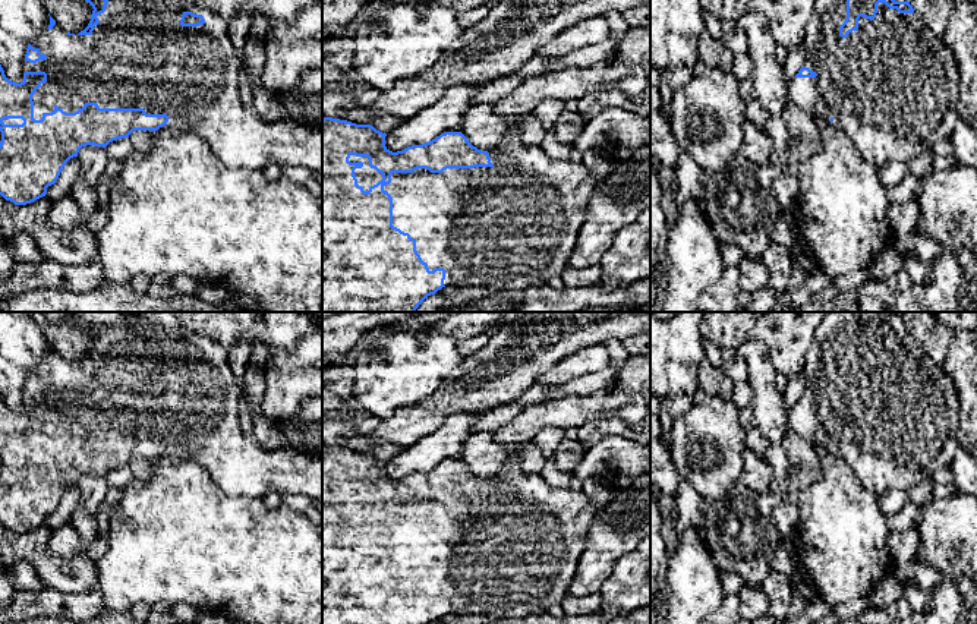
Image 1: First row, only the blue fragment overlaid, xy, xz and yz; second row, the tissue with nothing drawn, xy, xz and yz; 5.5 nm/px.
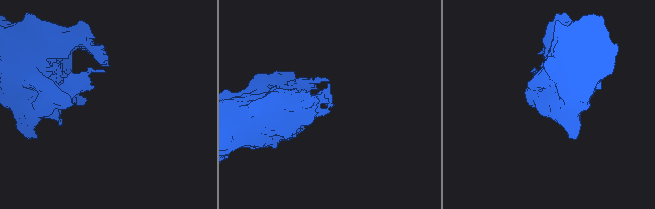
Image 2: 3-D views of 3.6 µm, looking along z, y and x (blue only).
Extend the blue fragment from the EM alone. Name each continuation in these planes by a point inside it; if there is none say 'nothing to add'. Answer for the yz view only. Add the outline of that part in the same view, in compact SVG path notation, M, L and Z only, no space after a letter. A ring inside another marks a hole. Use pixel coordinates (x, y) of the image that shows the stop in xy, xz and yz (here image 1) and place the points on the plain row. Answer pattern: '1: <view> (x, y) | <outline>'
1: yz (892, 413) | M831 312L823 318L819 327L814 331L814 338L806 353L804 362L804 375L806 375L806 388L804 395L816 400L816 406L794 406L788 410L787 426L790 431L810 439L816 447L832 453L835 457L845 460L855 475L858 476L863 486L876 495L880 495L891 489L908 491L917 483L932 479L933 475L943 466L951 464L959 444L962 442L959 435L959 403L955 391L955 384L946 375L943 365L936 363L930 354L914 340L914 341L899 341L896 337L889 337L885 331L877 333L877 341L873 349L860 344L858 357L848 362L847 366L839 363L839 354L847 347L847 325L848 324L892 324L895 330L907 330L901 315L889 315L888 312Z

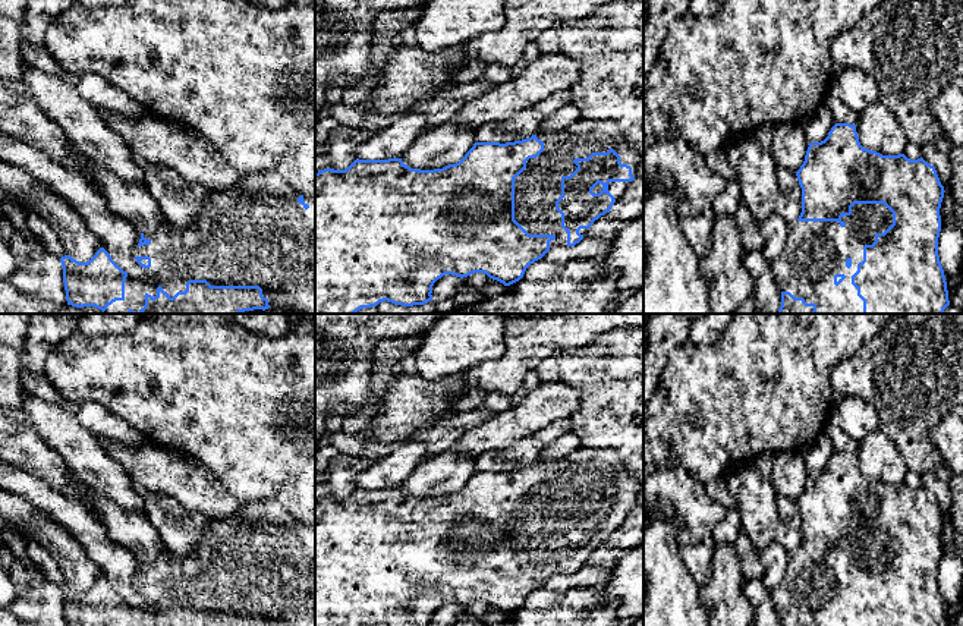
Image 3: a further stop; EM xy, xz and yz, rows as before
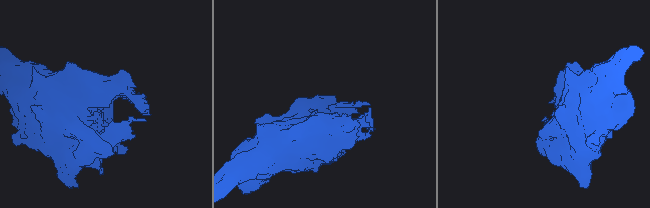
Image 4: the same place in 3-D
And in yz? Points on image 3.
1: yz (815, 579) | M855 532L841 550L799 550L789 554L787 572L772 591L781 620L794 626L859 626L852 613L863 575L893 553L884 532Z

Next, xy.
1: xy (255, 562) | M262 500L240 503L237 512L229 518L210 518L210 525L196 541L193 550L180 556L164 551L155 563L144 563L150 573L135 576L135 585L150 585L151 595L145 607L126 605L125 626L157 625L157 616L173 626L186 619L189 608L207 608L211 614L259 614L264 626L315 626L315 526L303 525L308 538L298 531L300 522L280 503Z

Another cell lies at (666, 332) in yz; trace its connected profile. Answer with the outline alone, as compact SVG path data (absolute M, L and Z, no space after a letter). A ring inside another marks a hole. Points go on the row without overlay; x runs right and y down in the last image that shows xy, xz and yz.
M654 314L648 320L648 339L643 346L643 403L655 393L670 353L689 342L687 314Z

